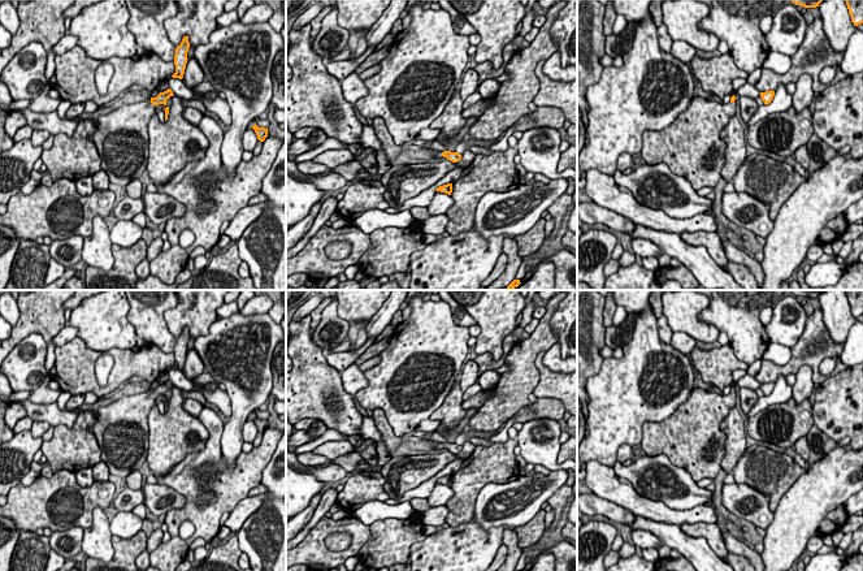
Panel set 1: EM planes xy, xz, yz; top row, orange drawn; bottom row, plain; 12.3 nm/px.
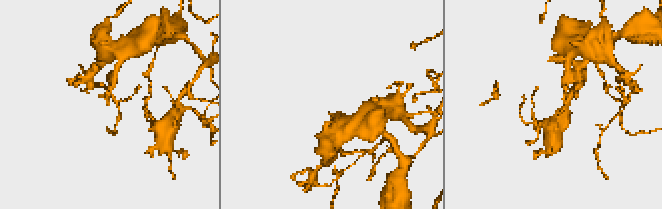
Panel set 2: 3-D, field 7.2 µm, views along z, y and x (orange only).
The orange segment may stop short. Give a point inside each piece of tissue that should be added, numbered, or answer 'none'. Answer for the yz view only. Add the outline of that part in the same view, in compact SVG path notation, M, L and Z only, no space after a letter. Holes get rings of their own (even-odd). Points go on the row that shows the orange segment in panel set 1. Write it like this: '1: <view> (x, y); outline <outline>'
1: yz (692, 147); outline M693 98L668 127L642 134L641 155L646 164L664 163L669 170L690 182L697 191L715 187L725 163L721 130L736 116L736 100L721 104L714 99Z

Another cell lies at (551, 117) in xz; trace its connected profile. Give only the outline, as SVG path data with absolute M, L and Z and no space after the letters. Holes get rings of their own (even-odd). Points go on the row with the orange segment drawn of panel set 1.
M538 107L534 112L521 116L515 126L516 131L525 133L534 127L551 127L559 130L564 126L564 113L555 107Z

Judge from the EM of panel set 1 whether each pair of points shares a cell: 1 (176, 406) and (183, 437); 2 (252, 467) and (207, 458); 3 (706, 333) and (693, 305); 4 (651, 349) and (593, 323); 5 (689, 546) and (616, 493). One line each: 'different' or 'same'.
1: same
2: same
3: same
4: different
5: different

